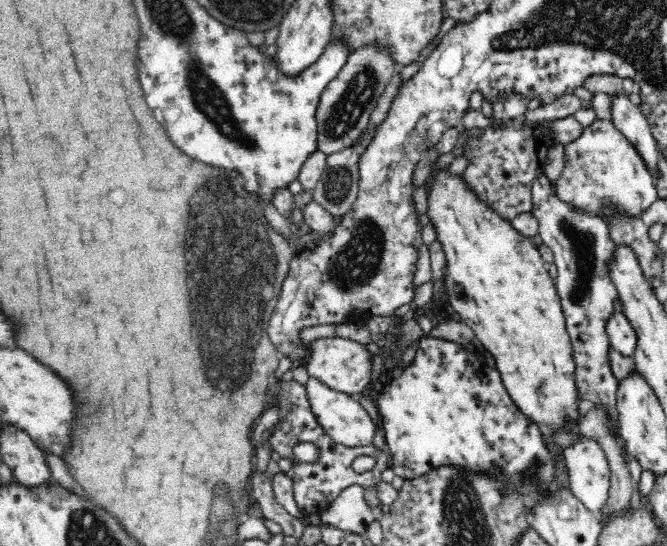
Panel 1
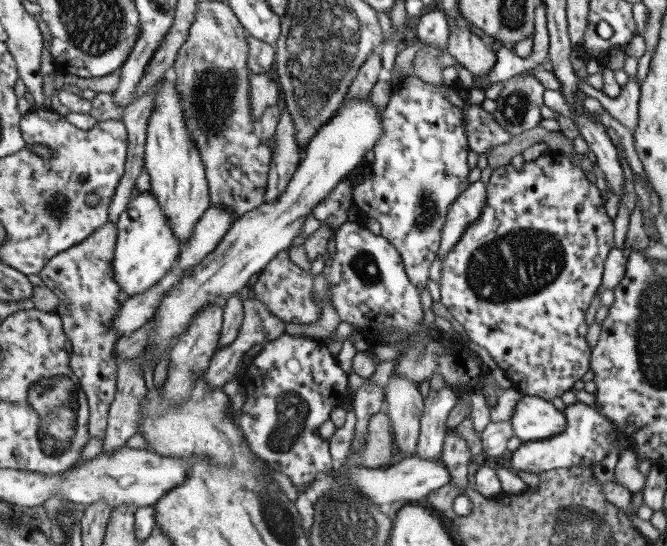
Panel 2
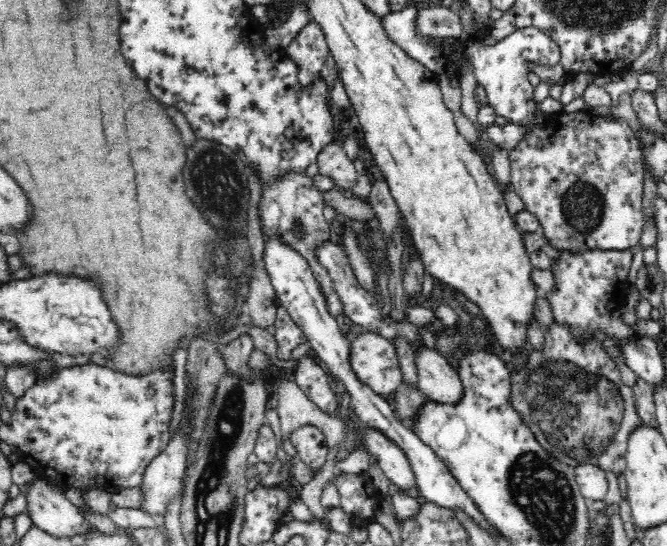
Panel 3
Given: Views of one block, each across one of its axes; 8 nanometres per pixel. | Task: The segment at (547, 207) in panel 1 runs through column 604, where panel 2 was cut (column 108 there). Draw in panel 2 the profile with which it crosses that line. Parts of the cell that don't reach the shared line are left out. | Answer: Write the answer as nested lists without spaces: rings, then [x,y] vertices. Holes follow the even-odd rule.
[[[109,220],[109,223],[105,224],[103,229],[93,233],[89,239],[80,243],[77,247],[61,252],[50,263],[47,263],[45,270],[38,275],[44,285],[53,290],[60,298],[57,311],[59,311],[59,316],[63,317],[67,336],[71,337],[71,367],[79,377],[80,387],[86,392],[90,406],[89,430],[93,438],[101,439],[106,435],[109,424],[109,411],[118,391],[118,364],[120,360],[119,355],[117,355],[117,342],[119,342],[121,336],[114,330],[114,318],[122,304],[119,302],[121,285],[115,281],[115,269],[113,269],[118,232],[118,225],[111,223],[111,220]]]

